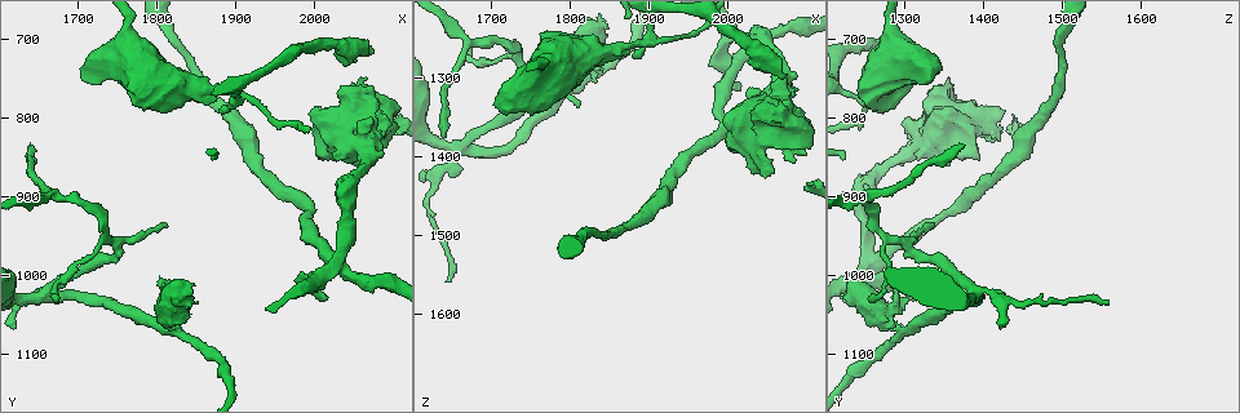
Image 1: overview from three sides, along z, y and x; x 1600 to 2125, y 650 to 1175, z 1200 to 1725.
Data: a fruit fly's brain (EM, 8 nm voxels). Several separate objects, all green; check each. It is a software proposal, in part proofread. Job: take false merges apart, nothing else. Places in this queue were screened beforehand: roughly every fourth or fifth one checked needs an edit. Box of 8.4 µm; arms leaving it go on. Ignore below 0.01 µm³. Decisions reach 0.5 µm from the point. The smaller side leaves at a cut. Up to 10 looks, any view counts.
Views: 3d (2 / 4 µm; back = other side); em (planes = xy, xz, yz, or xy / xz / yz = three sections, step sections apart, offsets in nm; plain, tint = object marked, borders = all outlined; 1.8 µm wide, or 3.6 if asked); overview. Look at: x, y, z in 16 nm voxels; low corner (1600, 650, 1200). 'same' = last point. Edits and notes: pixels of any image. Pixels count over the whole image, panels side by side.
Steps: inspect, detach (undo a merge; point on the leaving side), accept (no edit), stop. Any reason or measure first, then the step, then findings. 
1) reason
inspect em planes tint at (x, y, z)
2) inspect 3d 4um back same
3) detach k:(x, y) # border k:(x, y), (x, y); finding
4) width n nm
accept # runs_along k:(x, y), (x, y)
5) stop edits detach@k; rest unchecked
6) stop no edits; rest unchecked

four-way junction
inspect em planes tint at (1660, 1025, 1385)

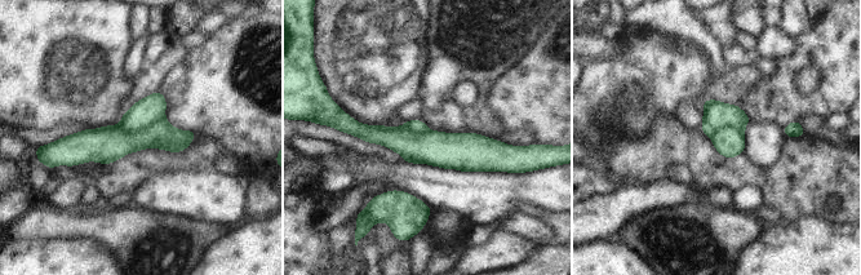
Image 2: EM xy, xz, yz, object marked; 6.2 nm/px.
width 240 nm
detach 2:(150, 109) # border 2:(164, 116), (137, 131), (119, 124); two cells meet here

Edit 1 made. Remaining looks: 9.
see it whole again
inspect overview

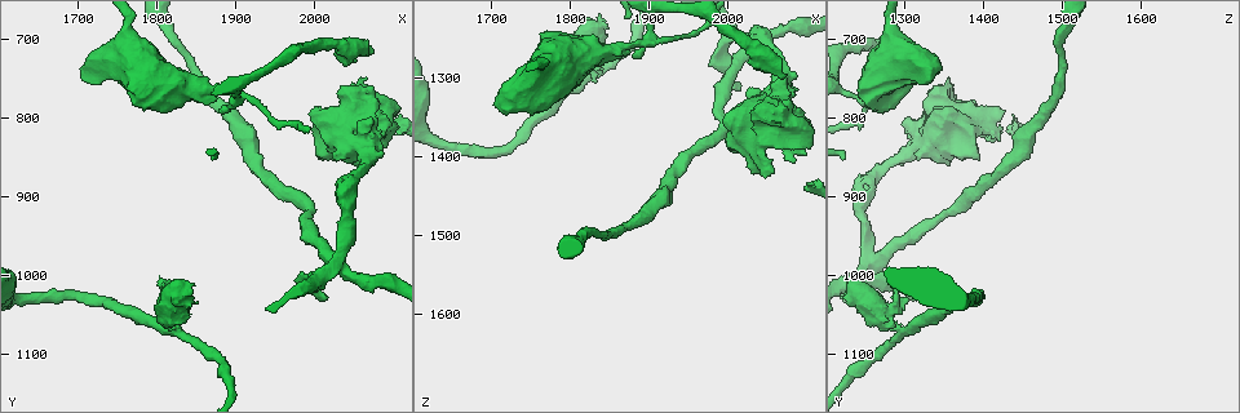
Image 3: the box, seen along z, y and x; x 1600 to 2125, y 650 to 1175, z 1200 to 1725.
thick turns thin
inspect em 3.6um planes tint at (1730, 730, 1320)

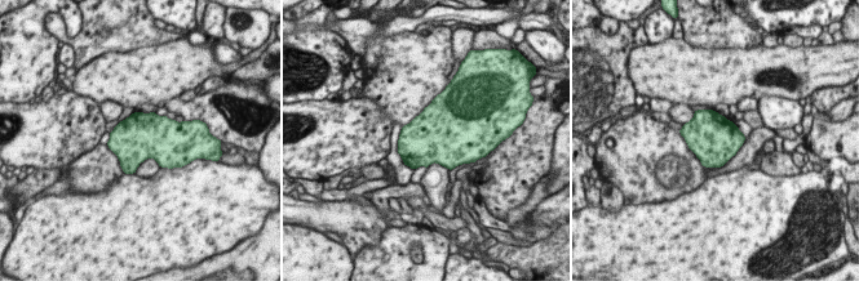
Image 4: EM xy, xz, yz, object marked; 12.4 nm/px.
width 600 nm
accept # continuous, no second cell

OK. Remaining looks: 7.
side arm on a straight run
inspect 3d 2um at (1900, 775, 1250)

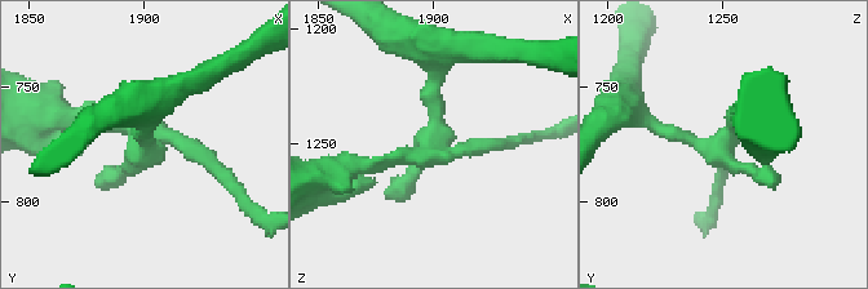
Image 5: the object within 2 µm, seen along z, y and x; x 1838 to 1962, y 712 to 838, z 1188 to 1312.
now the EM
inspect em planes tint at (1898, 774, 1250)

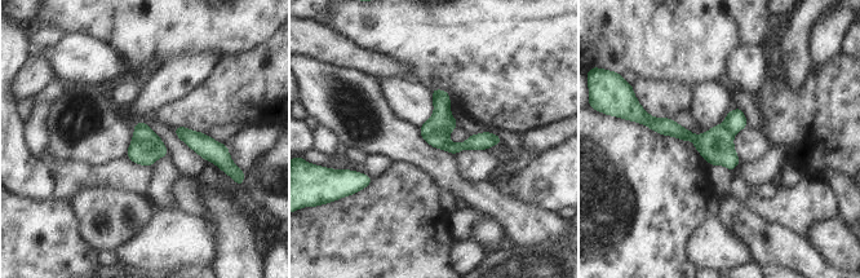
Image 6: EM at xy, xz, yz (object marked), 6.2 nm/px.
detach 6:(716, 145) # two cells meet here

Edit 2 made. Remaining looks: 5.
sharp bend
inspect em 3.6um planes tint at (2025, 980, 1255)

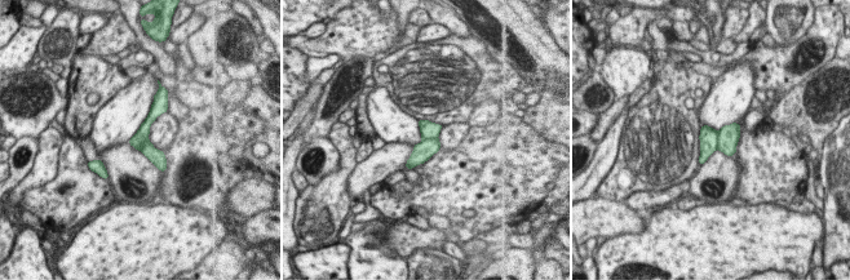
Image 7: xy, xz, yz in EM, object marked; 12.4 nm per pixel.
detach 7:(729, 136) # border 7:(718, 132), (718, 145), (716, 149); a second cell is stuck on

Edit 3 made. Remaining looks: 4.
stop edits detach@2, detach@6, detach@7; rest unchecked

